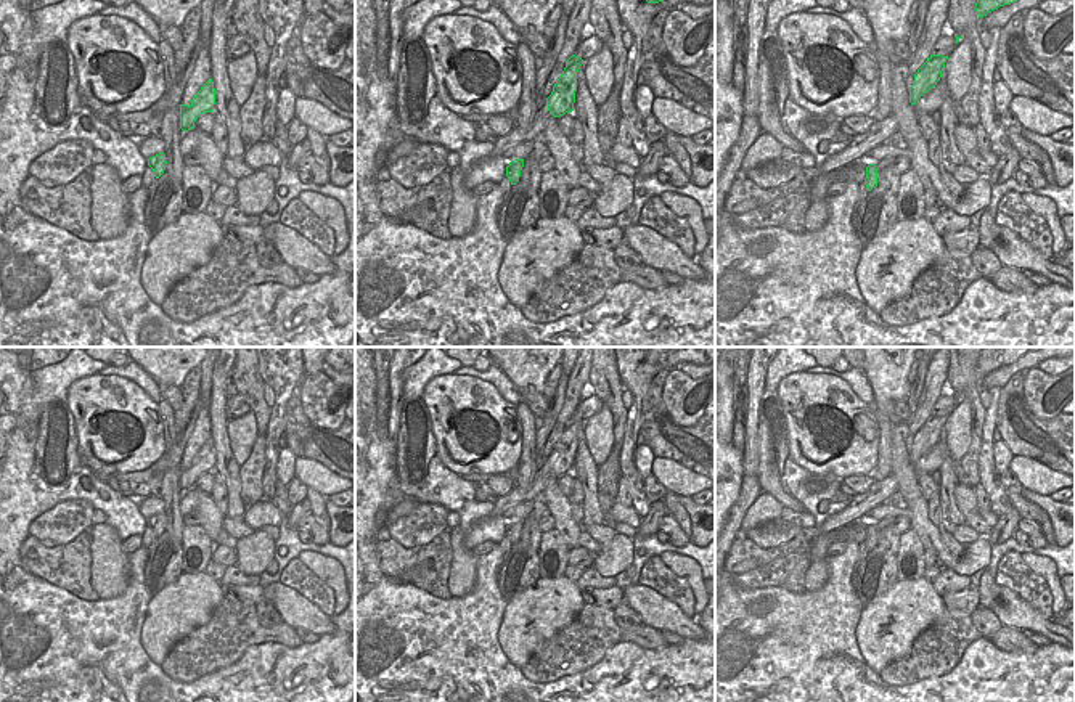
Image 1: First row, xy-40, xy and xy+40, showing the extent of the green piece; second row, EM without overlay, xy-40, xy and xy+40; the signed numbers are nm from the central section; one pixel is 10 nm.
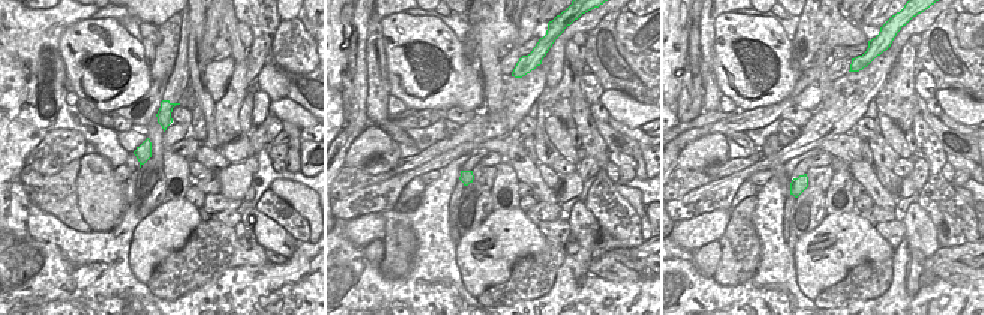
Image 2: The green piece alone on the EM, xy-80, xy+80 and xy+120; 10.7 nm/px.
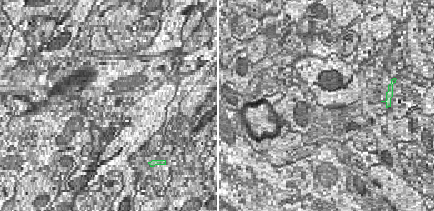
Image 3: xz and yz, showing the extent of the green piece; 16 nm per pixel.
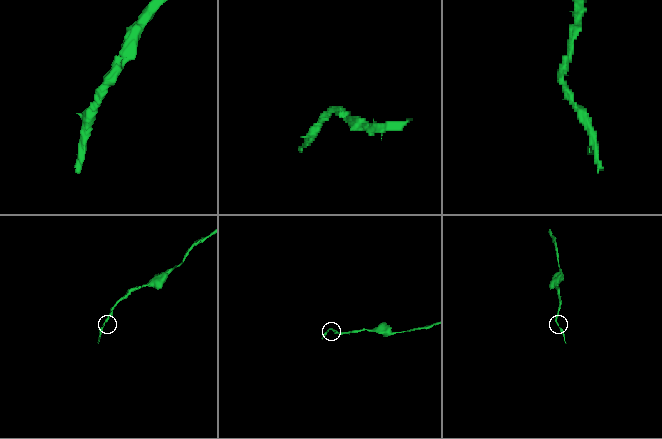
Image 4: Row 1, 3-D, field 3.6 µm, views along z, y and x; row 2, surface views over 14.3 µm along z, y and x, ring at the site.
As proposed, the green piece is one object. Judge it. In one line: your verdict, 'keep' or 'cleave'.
cleave

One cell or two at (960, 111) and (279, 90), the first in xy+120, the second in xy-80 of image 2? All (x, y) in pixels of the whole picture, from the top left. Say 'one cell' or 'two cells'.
two cells

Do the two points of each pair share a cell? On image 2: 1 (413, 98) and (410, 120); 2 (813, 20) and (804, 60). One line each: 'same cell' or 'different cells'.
1: different cells
2: same cell

